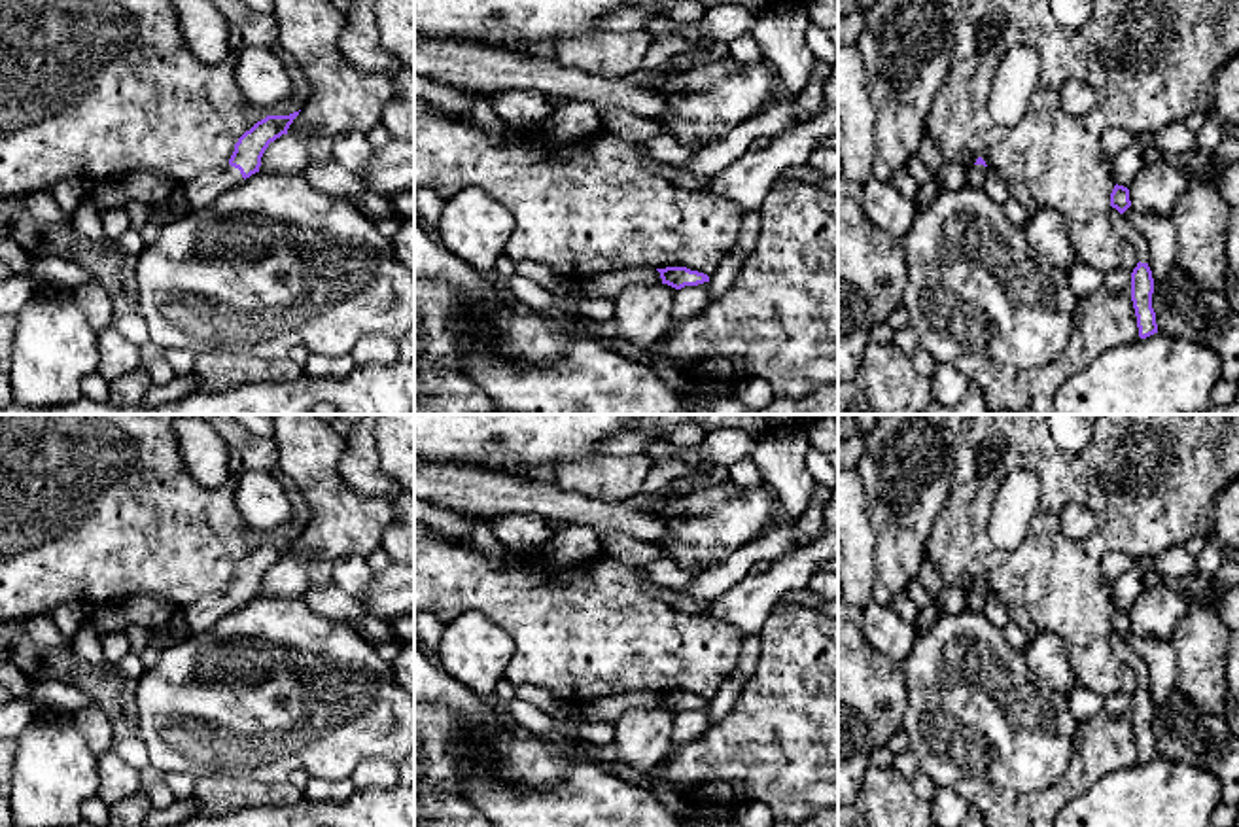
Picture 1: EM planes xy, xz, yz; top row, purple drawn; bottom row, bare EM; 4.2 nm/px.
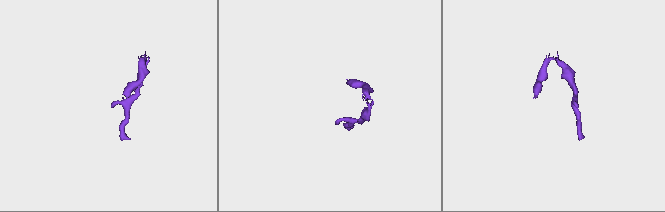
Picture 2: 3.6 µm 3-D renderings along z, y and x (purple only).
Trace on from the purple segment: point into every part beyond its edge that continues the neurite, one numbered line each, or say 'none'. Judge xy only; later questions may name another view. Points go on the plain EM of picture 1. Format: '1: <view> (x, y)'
1: xy (203, 614)

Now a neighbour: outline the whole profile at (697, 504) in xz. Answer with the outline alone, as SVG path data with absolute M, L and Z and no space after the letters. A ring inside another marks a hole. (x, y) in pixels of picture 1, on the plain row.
M723 483L706 490L694 490L685 496L670 498L658 511L660 519L702 519L707 513L715 513L723 503L740 496L740 488L734 483Z

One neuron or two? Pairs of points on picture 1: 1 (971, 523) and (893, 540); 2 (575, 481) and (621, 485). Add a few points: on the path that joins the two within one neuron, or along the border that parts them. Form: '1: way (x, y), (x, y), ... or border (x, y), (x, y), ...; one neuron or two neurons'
1: border (948, 491), (948, 500), (935, 521), (925, 557); two neurons
2: way (587, 481), (610, 481); one neuron

